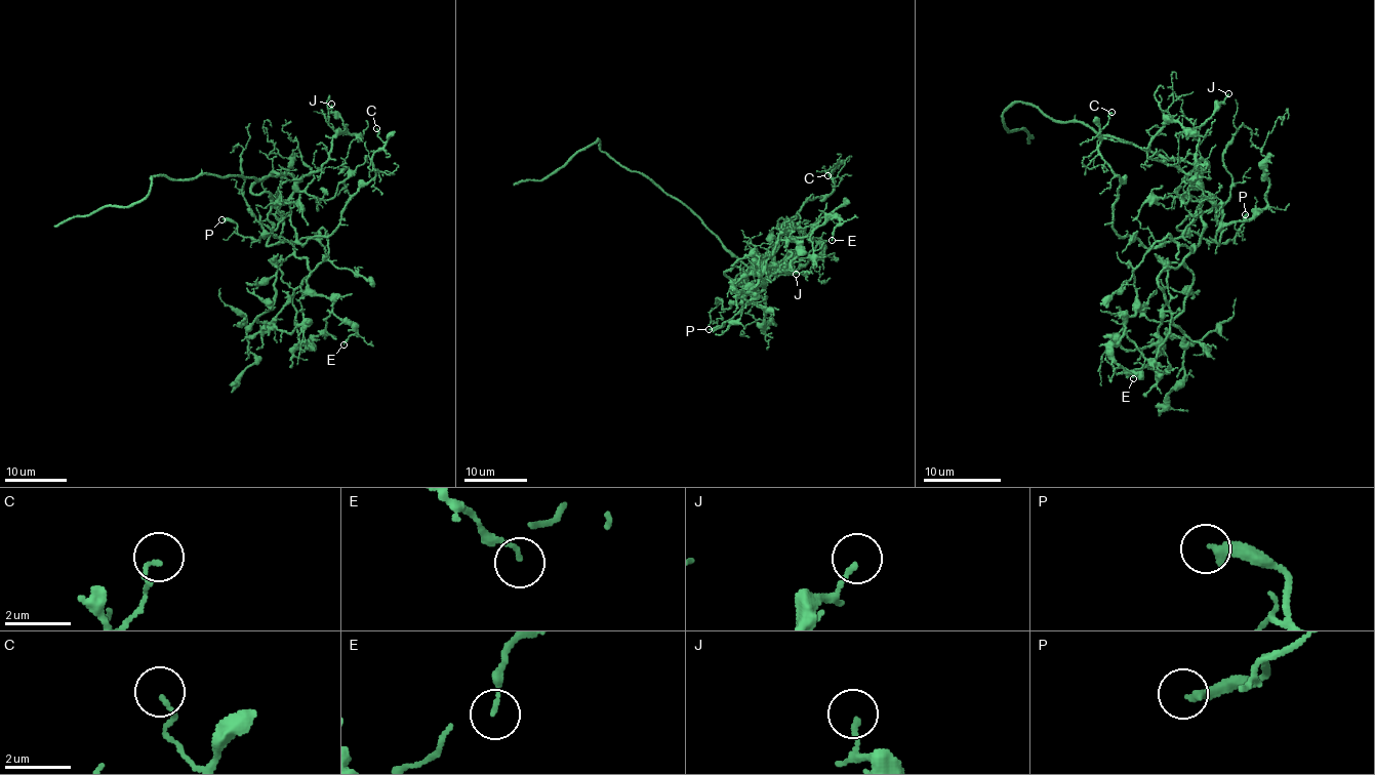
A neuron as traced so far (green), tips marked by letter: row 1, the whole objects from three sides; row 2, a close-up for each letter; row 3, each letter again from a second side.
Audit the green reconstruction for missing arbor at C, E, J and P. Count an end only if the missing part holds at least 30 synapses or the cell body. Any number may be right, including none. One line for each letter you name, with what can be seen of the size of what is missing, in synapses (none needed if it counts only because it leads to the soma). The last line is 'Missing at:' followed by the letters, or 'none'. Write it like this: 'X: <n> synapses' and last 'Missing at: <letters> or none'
Missing at: none

